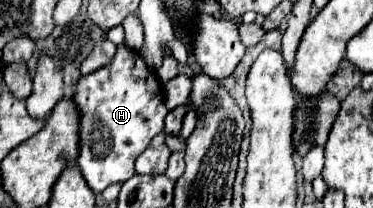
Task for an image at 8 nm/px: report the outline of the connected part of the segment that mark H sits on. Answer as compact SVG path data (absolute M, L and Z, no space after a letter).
M119 44L111 64L79 78L73 100L81 110L81 152L77 164L89 188L93 192L103 192L113 182L129 180L135 174L137 156L147 148L151 138L163 130L163 120L169 112L163 104L163 86L159 84L155 72L143 62L143 58L135 50L129 50L125 44Z

